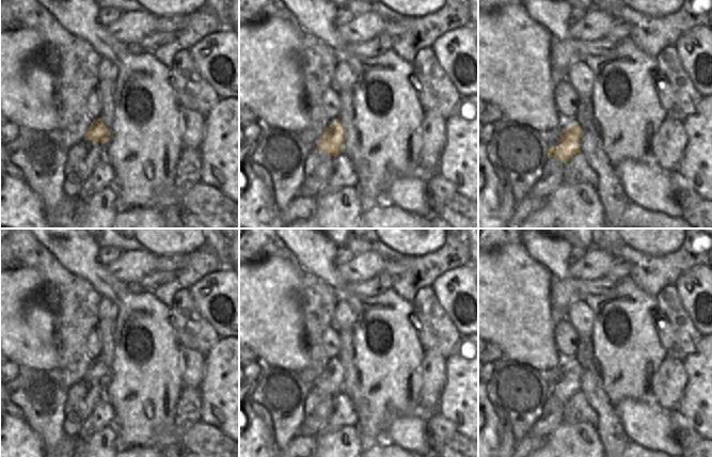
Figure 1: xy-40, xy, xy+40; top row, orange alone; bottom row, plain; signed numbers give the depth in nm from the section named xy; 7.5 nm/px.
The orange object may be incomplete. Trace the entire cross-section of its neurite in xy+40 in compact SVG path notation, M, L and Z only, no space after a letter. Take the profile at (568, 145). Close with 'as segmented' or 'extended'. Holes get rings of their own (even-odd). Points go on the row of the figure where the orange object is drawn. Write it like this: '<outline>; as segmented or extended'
M574 123L560 132L560 139L555 146L548 146L548 157L553 157L561 163L566 163L576 153L581 153L581 137L582 128L579 123Z; as segmented

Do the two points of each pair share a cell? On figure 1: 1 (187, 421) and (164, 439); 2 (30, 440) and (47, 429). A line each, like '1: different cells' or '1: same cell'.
1: different cells
2: different cells

